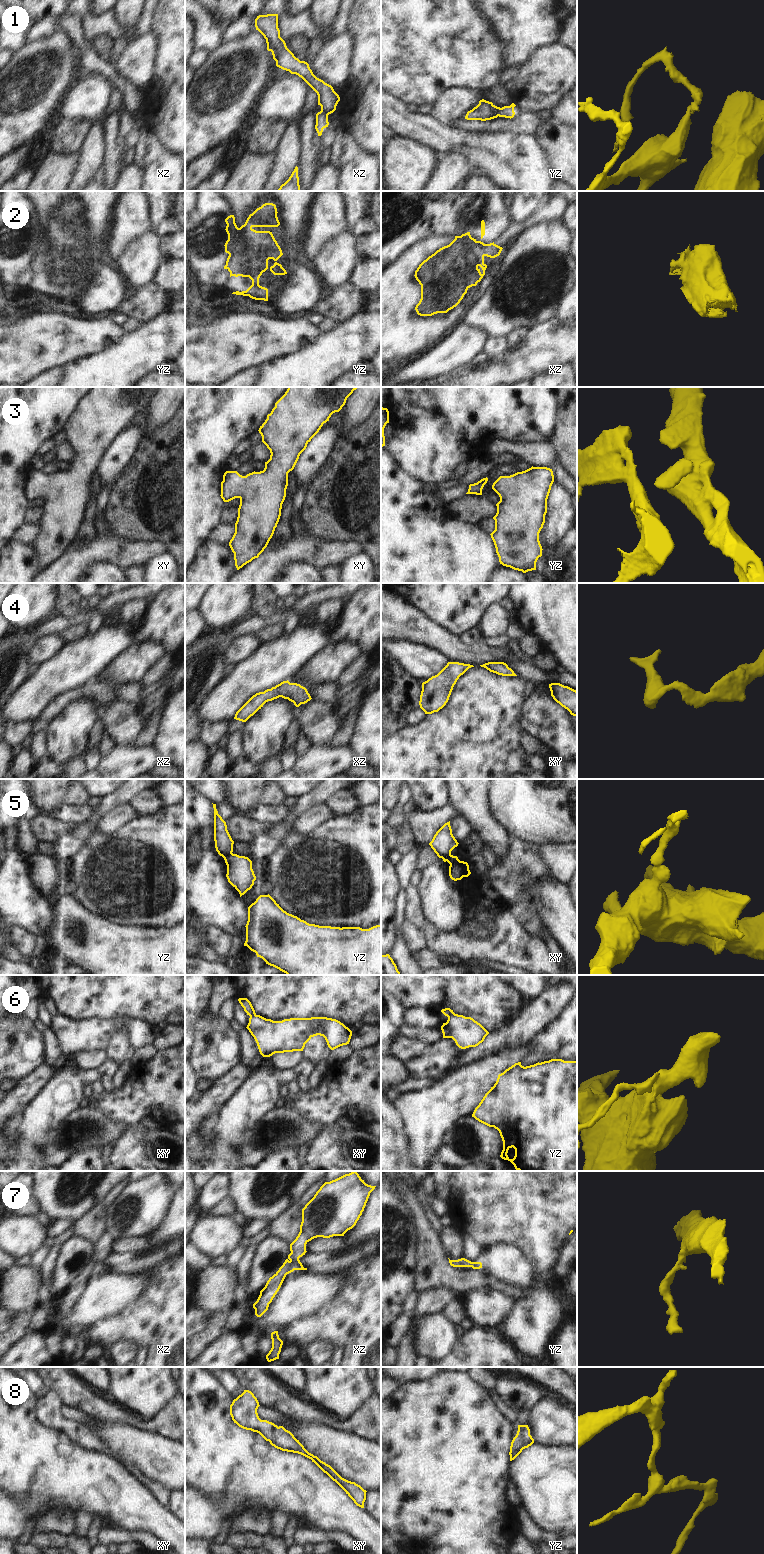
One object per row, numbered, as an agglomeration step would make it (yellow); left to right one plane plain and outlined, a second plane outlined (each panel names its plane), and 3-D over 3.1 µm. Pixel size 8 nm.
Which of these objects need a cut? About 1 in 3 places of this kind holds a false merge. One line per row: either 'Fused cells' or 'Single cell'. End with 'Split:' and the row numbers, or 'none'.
1: Fused cells
2: Fused cells
3: Single cell
4: Single cell
5: Fused cells
6: Fused cells
7: Single cell
8: Single cell
Split: 1, 2, 5, 6

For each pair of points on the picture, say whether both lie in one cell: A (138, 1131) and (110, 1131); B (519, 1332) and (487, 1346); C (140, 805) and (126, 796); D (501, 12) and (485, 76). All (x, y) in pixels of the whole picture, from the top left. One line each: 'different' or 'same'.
A: different
B: different
C: different
D: different

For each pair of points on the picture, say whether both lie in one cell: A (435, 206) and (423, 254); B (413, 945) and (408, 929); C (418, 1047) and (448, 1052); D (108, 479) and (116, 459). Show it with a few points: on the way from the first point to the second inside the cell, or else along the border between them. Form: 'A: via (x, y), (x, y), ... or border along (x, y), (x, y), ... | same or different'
A: border along (450, 234), (430, 235), (413, 243), (406, 249) | different
B: via (413, 941), (410, 933) | same
C: border along (430, 1045), (421, 1057), (413, 1059), (409, 1063) | different
D: via (108, 474), (111, 464) | same

